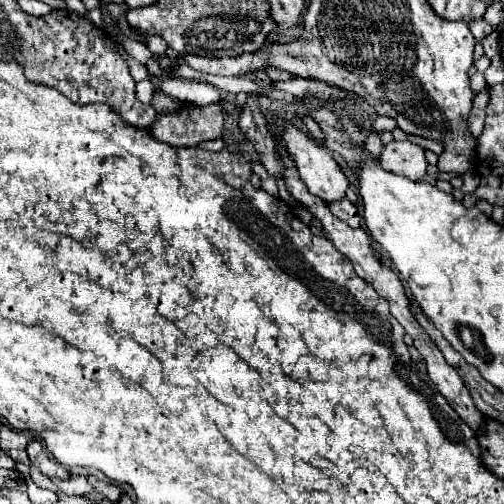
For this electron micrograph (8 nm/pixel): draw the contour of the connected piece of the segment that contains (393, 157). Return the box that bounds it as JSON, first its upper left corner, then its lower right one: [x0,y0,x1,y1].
[381,142,427,180]

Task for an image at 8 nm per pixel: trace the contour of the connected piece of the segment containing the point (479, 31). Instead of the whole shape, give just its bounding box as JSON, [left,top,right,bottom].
[471,20,493,42]

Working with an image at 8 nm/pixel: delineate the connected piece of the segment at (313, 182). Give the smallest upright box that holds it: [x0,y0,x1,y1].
[279,126,349,204]

